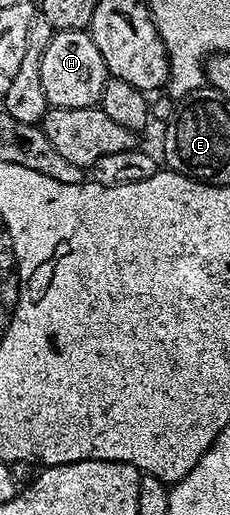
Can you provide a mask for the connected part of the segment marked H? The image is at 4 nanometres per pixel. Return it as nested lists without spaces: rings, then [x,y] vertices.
[[[55,31],[49,41],[49,49],[45,49],[45,57],[41,57],[41,85],[45,89],[45,97],[48,104],[53,107],[94,107],[99,102],[101,93],[105,89],[108,81],[107,66],[101,57],[101,49],[97,49],[97,45],[93,41],[93,37],[87,31]]]

